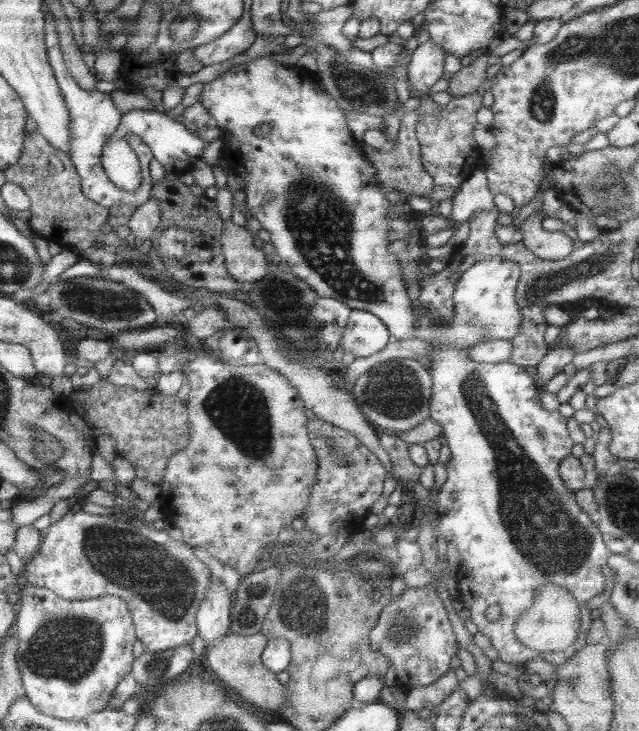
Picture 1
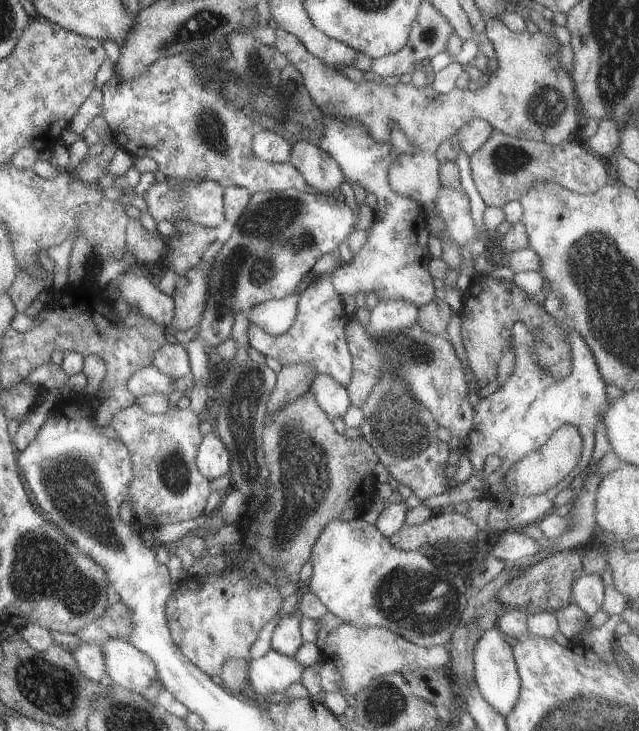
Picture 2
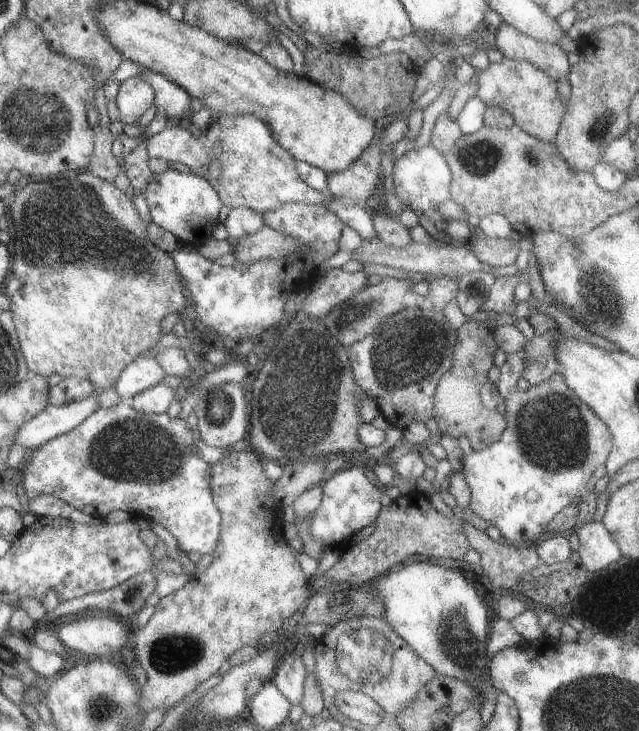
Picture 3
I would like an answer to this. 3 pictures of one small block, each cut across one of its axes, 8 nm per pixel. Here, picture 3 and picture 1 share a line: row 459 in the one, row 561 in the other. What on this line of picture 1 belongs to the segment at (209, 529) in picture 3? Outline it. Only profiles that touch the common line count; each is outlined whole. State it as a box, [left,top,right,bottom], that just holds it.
[20,510,213,652]

